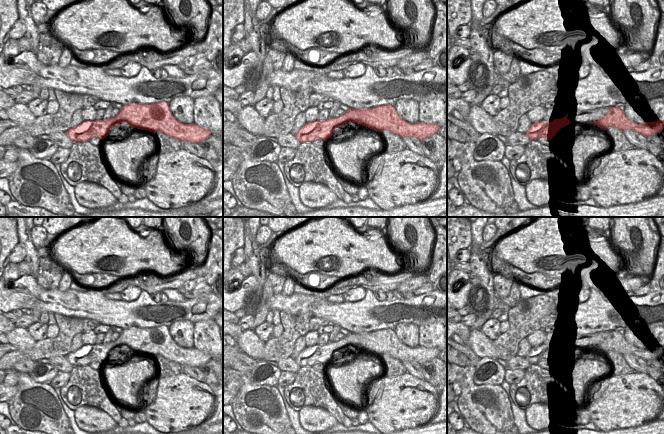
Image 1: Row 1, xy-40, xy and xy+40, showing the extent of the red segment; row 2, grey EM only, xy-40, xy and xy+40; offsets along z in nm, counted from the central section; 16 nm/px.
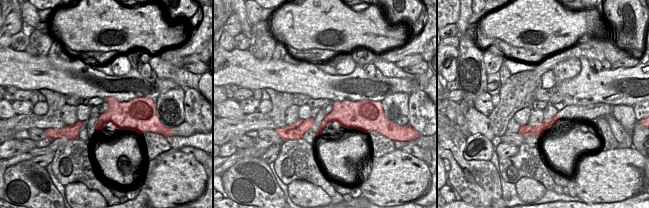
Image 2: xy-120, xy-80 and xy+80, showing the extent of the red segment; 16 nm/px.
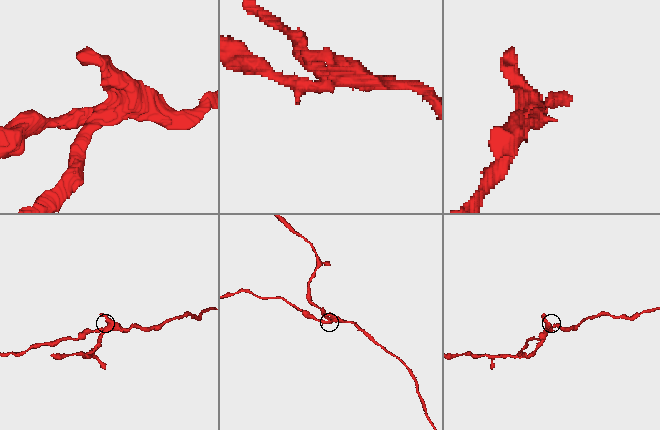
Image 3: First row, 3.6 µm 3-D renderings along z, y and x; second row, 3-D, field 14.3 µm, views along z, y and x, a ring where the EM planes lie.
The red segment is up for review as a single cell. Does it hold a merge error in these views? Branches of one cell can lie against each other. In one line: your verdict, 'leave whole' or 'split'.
split

